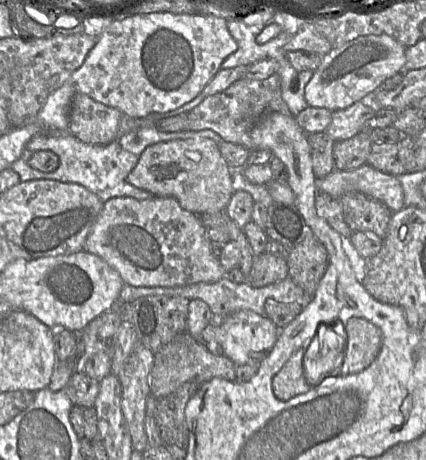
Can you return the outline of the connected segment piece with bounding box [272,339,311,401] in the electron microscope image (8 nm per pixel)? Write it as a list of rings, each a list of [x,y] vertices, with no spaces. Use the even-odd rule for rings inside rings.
[[[307,339],[303,347],[297,350],[273,377],[272,389],[279,400],[287,401],[311,389],[304,370],[305,350],[310,342],[311,339]]]

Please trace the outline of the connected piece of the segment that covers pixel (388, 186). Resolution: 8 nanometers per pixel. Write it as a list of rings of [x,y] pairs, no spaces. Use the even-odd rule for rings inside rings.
[[[370,164],[353,169],[335,169],[317,180],[317,191],[340,198],[349,192],[361,192],[385,204],[393,213],[405,207],[404,192],[396,176],[382,172]]]

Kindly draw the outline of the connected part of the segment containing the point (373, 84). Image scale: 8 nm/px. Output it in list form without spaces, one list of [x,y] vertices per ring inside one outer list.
[[[366,35],[333,47],[322,56],[320,65],[305,87],[308,106],[331,112],[348,108],[358,101],[369,101],[374,92],[389,77],[404,72],[406,47],[389,35]]]

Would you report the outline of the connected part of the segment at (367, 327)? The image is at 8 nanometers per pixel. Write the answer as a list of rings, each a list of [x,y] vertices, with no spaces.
[[[351,317],[345,326],[345,354],[342,374],[354,374],[366,369],[378,356],[382,331],[372,322]]]

